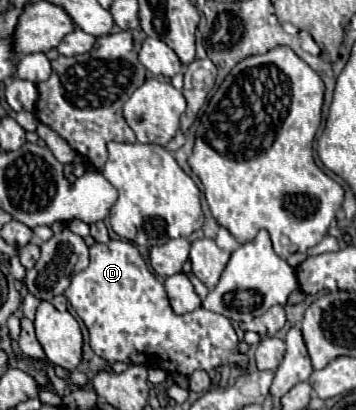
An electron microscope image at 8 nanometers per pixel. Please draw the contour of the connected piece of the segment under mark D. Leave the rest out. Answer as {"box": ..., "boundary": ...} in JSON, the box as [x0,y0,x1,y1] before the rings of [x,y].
{"box":[64,241,246,375],"boundary":[[[108,241],[106,245],[96,243],[90,247],[90,265],[74,275],[70,289],[64,293],[78,313],[78,317],[84,321],[90,333],[90,347],[96,355],[104,357],[108,363],[122,361],[122,363],[134,363],[134,365],[146,365],[146,367],[160,367],[164,371],[176,371],[180,375],[192,375],[196,369],[212,371],[222,363],[246,363],[246,355],[238,351],[238,337],[228,317],[206,311],[204,307],[174,315],[170,309],[164,285],[158,283],[158,279],[148,271],[146,261],[138,253],[138,249],[128,241]]]}

